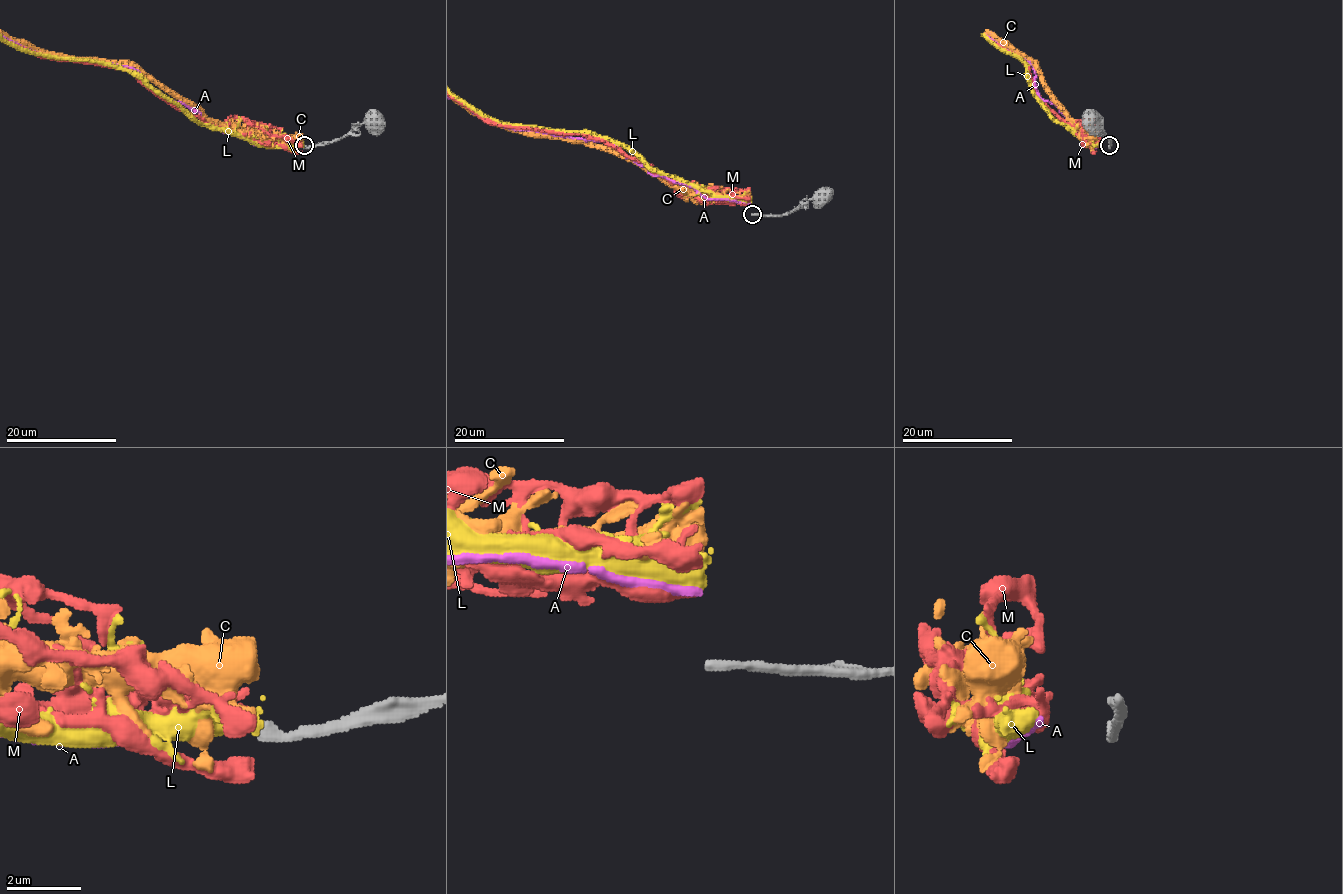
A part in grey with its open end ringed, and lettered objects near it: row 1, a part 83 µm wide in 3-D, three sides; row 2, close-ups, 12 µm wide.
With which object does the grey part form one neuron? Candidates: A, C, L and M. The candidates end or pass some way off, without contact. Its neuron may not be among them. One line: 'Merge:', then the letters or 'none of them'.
Merge: A

